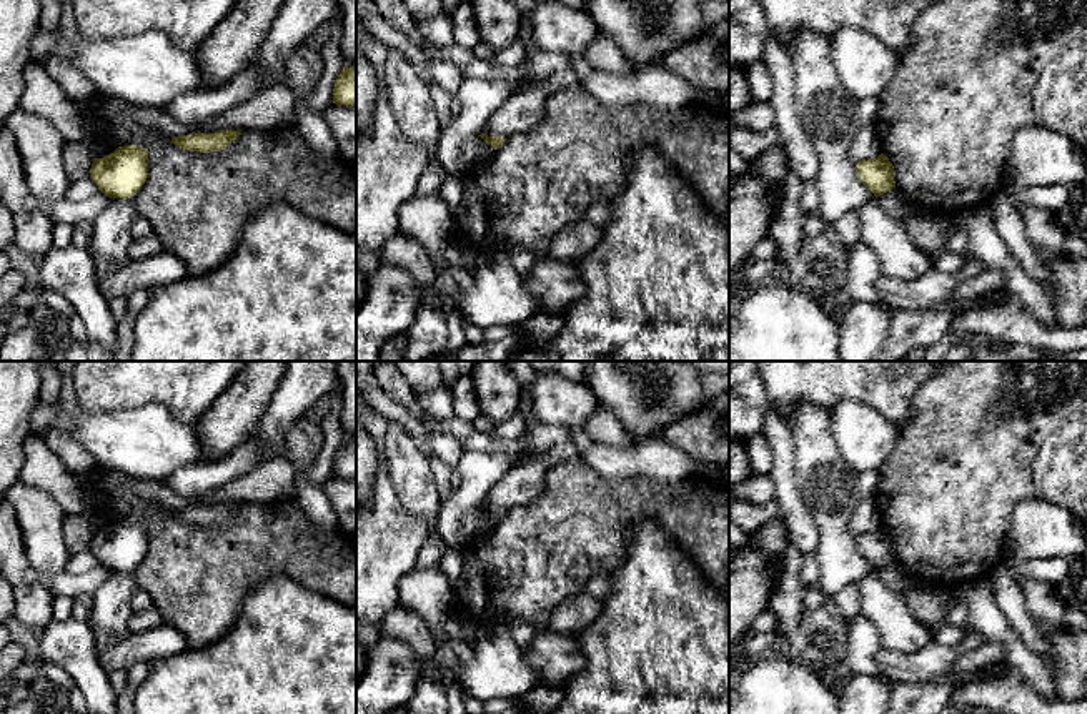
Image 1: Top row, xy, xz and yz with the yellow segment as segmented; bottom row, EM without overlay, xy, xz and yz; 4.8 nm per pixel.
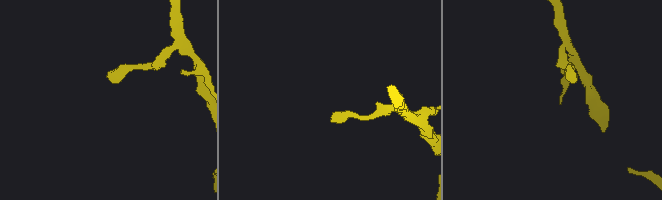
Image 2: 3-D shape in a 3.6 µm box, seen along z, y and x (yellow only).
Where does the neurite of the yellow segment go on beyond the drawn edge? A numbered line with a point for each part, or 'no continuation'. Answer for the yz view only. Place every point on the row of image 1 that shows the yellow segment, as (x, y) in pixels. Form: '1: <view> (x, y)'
no continuation

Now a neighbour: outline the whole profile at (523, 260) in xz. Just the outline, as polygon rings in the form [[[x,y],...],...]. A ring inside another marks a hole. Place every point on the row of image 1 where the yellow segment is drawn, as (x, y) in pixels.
[[[518,246],[509,253],[511,263],[513,266],[518,270],[518,273],[526,278],[536,263],[536,258],[531,251]]]

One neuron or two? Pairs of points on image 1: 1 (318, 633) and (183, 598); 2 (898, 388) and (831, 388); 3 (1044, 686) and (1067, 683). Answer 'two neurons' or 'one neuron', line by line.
1: two neurons
2: one neuron
3: two neurons

